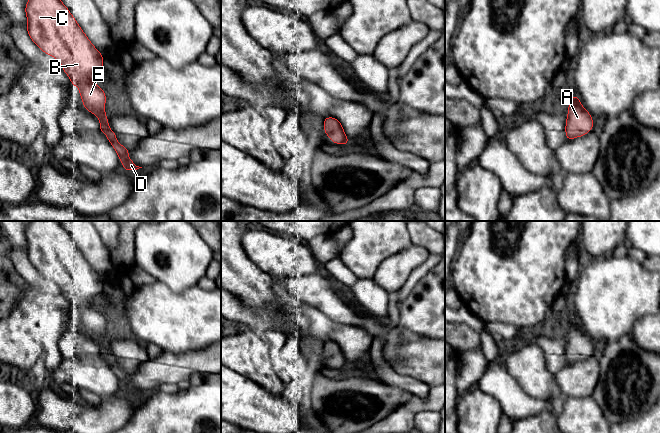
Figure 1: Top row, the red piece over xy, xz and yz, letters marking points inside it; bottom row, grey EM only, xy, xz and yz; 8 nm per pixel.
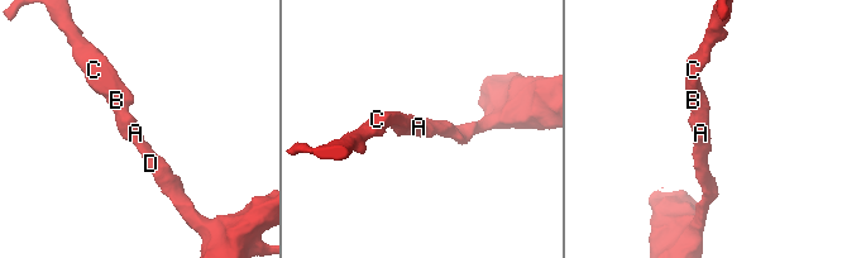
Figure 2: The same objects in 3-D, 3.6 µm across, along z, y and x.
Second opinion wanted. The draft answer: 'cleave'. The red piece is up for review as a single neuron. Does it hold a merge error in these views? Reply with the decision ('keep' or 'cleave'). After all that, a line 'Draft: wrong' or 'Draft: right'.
keep
Draft: wrong

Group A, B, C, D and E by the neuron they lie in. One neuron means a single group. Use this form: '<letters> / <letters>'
A B C D E

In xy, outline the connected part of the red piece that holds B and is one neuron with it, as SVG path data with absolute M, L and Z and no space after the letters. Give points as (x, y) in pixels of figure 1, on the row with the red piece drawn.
M28 0L25 12L27 32L30 38L43 52L53 56L61 63L63 71L71 80L71 84L79 88L85 109L100 120L100 131L106 134L107 139L116 150L124 171L142 168L131 161L128 157L129 150L116 140L116 133L110 130L108 117L105 115L105 92L92 80L93 74L103 69L104 57L89 41L68 8L61 0Z

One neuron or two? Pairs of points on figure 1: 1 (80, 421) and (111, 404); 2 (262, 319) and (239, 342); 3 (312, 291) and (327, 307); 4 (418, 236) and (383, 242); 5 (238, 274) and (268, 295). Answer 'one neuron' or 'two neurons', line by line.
1: one neuron
2: two neurons
3: one neuron
4: two neurons
5: one neuron

